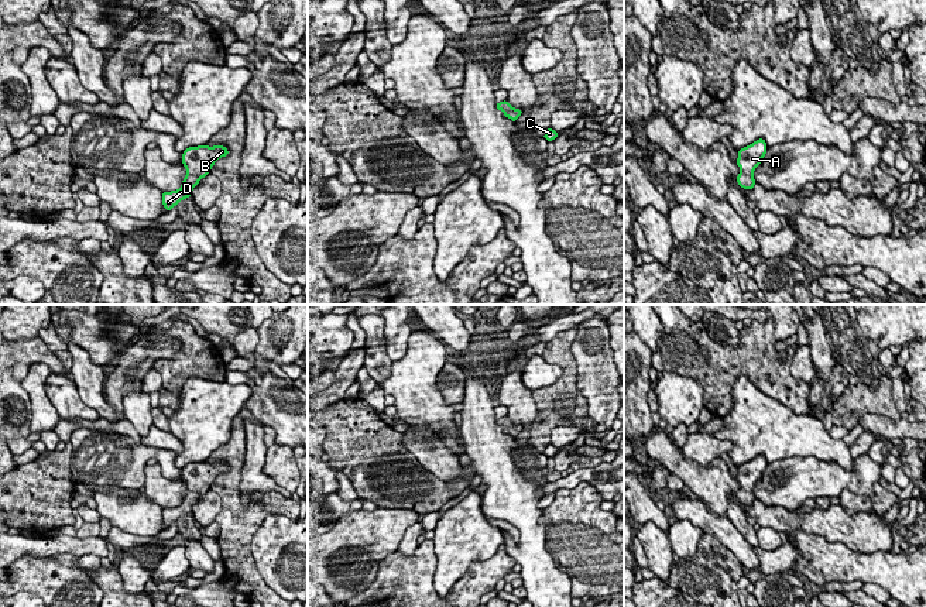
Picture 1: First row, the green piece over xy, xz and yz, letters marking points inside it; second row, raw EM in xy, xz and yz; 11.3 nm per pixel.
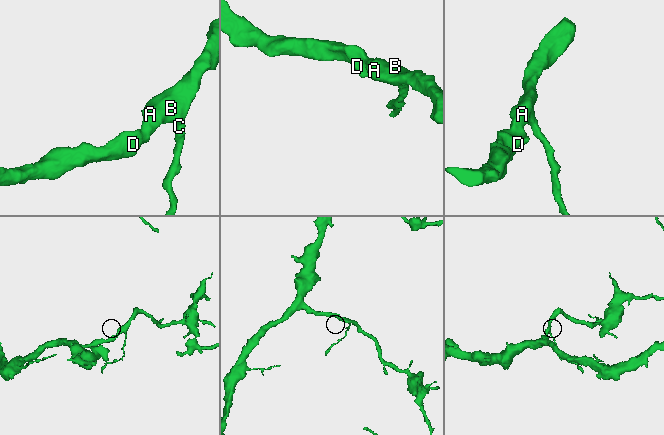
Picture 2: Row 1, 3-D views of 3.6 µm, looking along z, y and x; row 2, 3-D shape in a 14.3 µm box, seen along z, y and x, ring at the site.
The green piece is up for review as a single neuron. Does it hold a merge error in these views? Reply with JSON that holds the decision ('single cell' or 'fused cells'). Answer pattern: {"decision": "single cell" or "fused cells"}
{"decision": "single cell"}

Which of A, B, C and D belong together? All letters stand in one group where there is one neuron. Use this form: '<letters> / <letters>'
A B C D

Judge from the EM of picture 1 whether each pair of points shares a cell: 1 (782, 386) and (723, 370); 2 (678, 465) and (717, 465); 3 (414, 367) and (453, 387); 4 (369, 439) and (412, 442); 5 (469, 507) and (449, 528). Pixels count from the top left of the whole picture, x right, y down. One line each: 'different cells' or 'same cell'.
1: same cell
2: same cell
3: different cells
4: different cells
5: same cell

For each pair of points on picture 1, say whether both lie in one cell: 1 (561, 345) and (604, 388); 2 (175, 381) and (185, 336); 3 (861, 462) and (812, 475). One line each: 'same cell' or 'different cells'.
1: different cells
2: same cell
3: same cell

